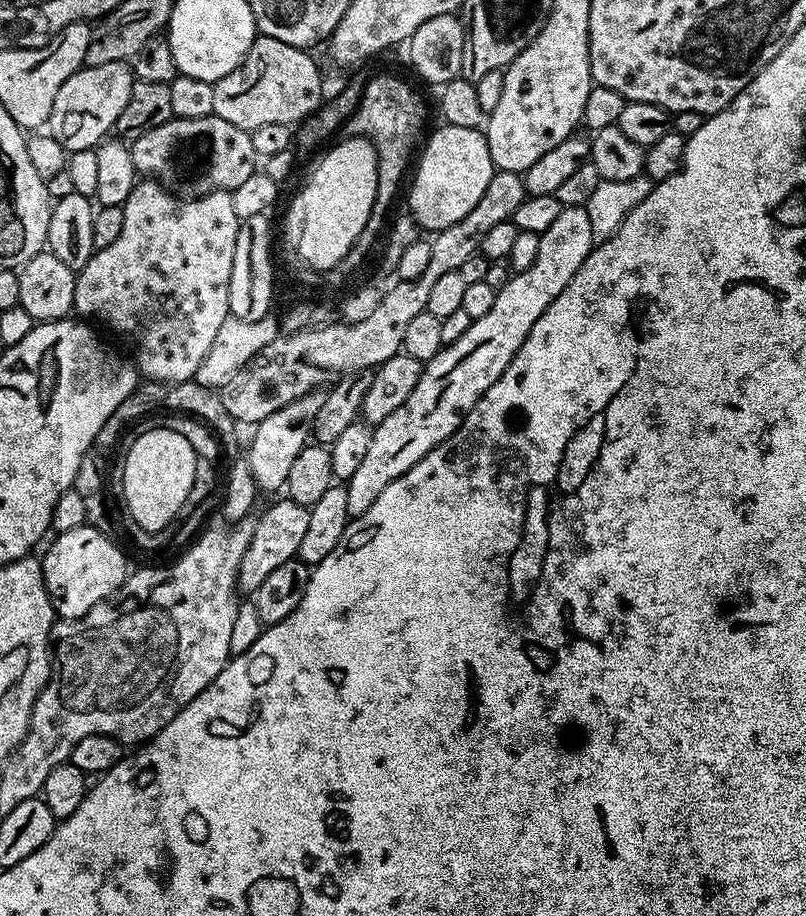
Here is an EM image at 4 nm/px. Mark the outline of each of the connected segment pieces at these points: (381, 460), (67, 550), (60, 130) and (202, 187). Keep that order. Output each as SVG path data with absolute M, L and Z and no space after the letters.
M584 207L561 210L557 220L554 221L554 226L540 233L538 255L535 256L530 270L517 272L508 279L506 286L502 286L502 290L496 294L494 306L486 314L473 320L470 330L466 330L466 334L462 334L458 342L444 345L433 360L427 361L421 370L418 384L414 386L406 402L403 402L402 406L394 410L381 424L375 425L370 450L366 450L366 458L362 458L362 466L358 466L358 470L354 470L354 474L346 481L346 510L349 517L355 518L366 514L374 498L378 498L378 494L382 494L382 490L386 490L386 486L394 482L394 478L406 474L406 470L415 466L431 448L437 448L445 438L454 434L454 430L459 428L464 420L464 415L479 402L482 394L486 394L486 390L490 390L490 386L494 386L494 382L498 382L506 366L510 366L514 354L530 334L534 322L538 322L546 306L550 306L550 302L554 302L554 298L558 298L558 294L566 290L570 278L578 274L582 262L586 262L593 247L590 218L586 218Z
M85 526L59 533L48 553L42 556L44 585L59 619L73 621L85 616L98 602L113 596L129 575L123 550L100 531L99 527Z
M124 62L79 68L70 78L66 78L66 82L62 82L62 90L58 90L58 98L54 98L47 131L62 142L69 153L95 149L115 129L118 114L122 114L126 102L130 102L133 83L134 73Z
M214 115L198 118L177 116L150 130L150 134L142 134L142 138L131 141L130 147L132 161L141 177L160 181L172 195L185 200L194 200L211 192L233 192L235 188L242 186L242 182L246 182L246 178L250 178L250 174L258 171L258 157L251 131L233 126L231 122L226 122L226 118Z

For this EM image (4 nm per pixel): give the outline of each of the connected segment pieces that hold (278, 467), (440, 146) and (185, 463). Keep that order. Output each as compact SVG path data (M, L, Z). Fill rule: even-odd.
M317 390L290 402L290 406L282 406L282 410L274 410L270 418L266 418L261 424L255 425L252 436L252 445L246 452L246 459L252 471L253 481L261 493L281 491L284 488L286 478L290 474L290 465L294 458L309 443L312 434L312 423L322 407L325 393Z
M444 124L427 137L415 165L416 177L412 180L412 189L408 192L407 211L420 225L421 229L435 234L446 226L454 226L454 222L466 218L470 210L474 210L478 198L486 191L490 182L494 165L490 158L490 146L487 135L480 128L467 128Z
M152 428L144 432L128 448L124 456L124 504L128 507L127 515L144 532L157 532L162 526L172 524L180 516L182 502L186 502L186 494L190 494L190 486L194 486L194 474L198 453L196 448L180 432L172 428Z

